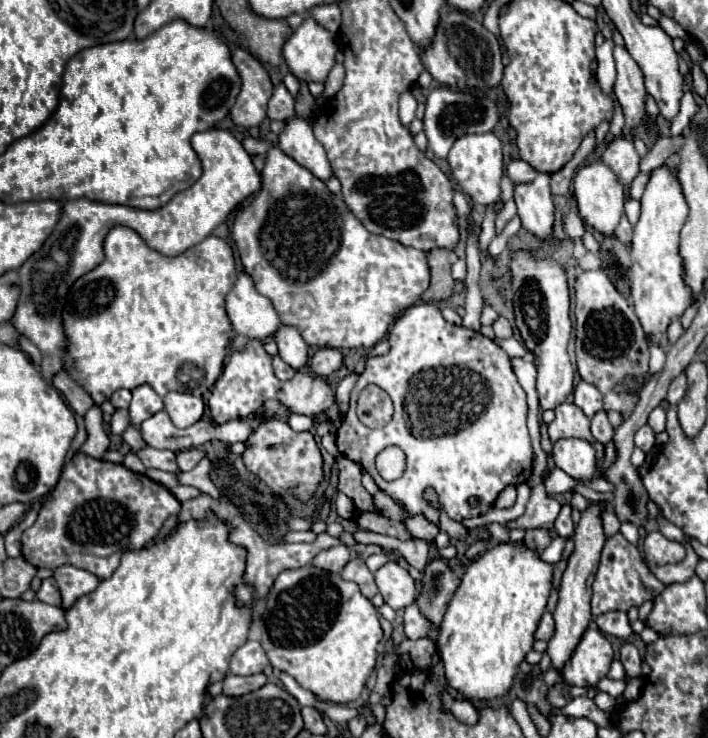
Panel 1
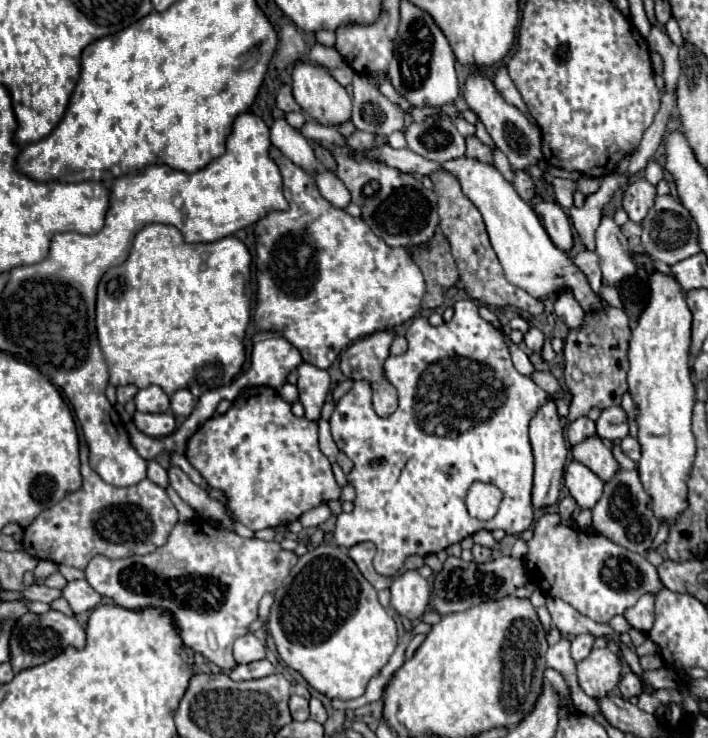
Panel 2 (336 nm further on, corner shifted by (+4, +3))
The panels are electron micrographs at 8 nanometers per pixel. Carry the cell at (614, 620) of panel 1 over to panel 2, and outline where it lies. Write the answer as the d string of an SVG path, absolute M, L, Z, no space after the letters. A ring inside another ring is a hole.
M578 634L572 640L572 658L576 662L580 662L584 656L588 656L590 650L594 648L594 640L596 640L596 636L592 636L592 634Z

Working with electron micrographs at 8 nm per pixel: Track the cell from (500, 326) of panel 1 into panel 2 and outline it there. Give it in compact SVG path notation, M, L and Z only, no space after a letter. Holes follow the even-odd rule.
M530 326L530 330L524 334L524 344L526 344L530 350L540 352L540 350L542 350L542 344L544 344L544 334L542 334L536 326Z

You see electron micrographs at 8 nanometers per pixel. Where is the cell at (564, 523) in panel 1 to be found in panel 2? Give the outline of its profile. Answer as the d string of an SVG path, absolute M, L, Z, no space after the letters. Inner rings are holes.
M568 496L568 498L564 498L564 500L560 500L558 502L558 514L564 518L564 520L570 520L572 518L572 512L576 510L576 502Z

